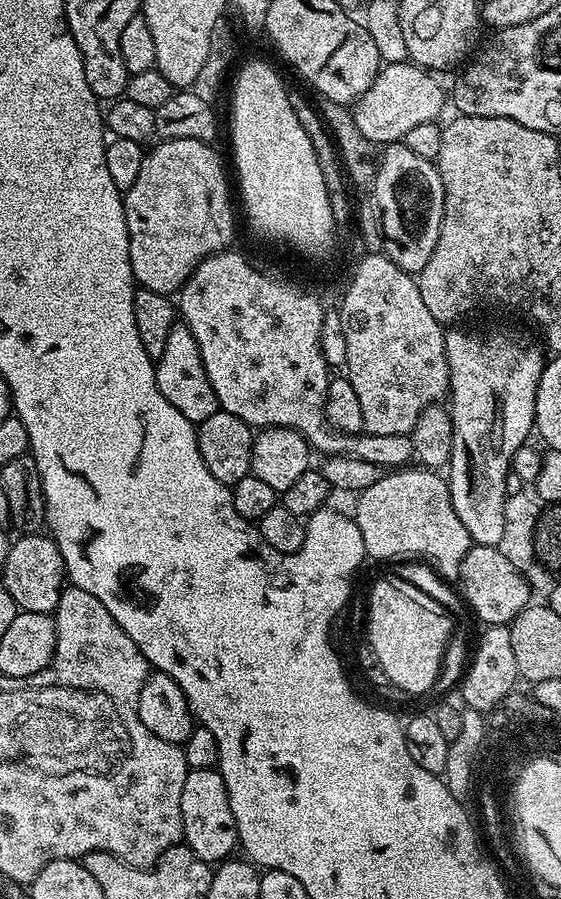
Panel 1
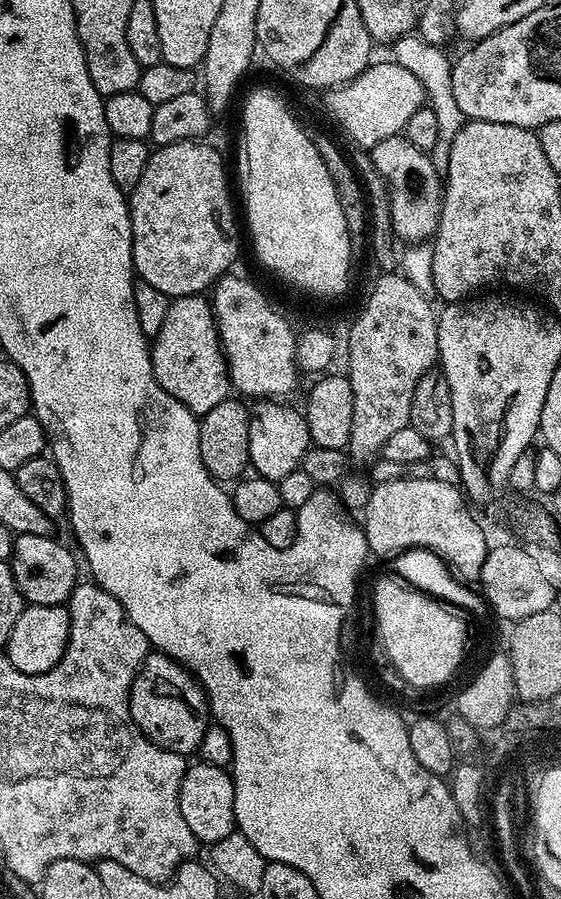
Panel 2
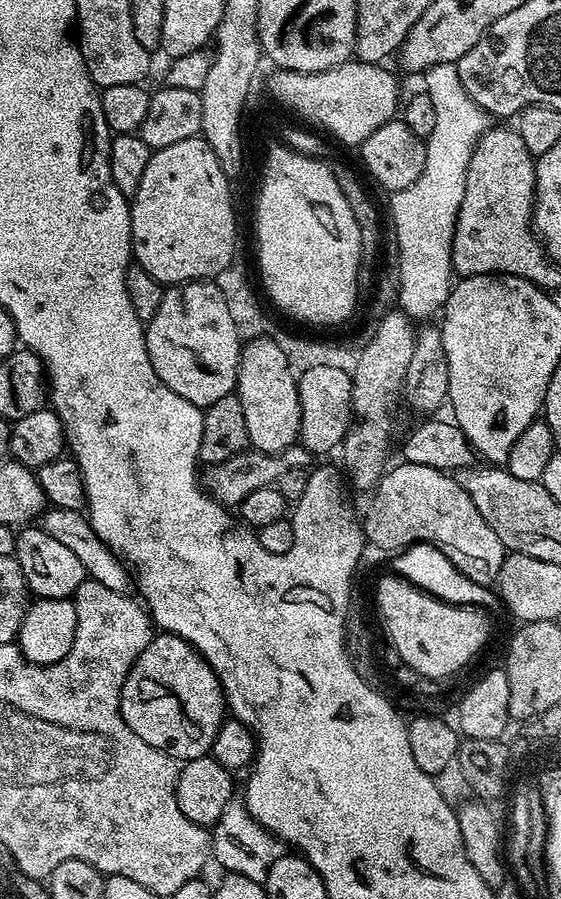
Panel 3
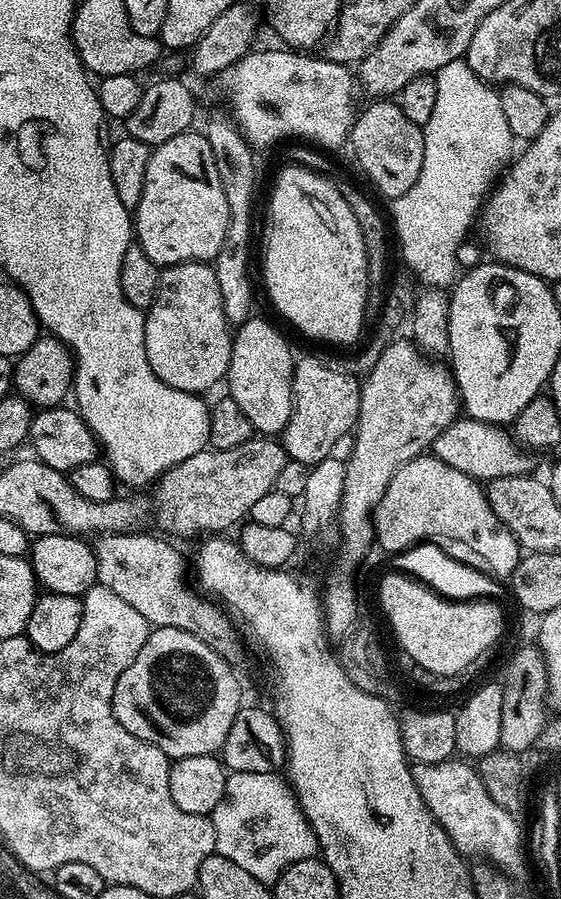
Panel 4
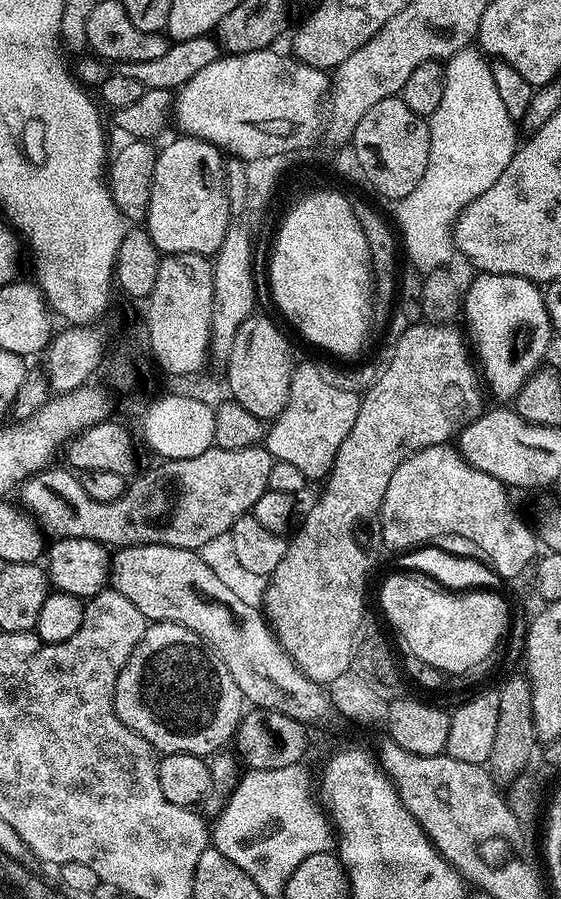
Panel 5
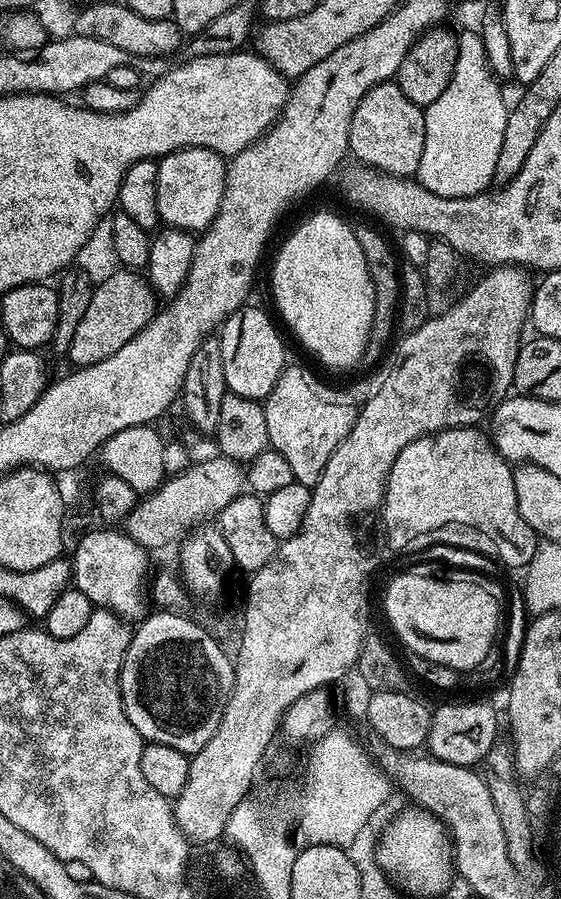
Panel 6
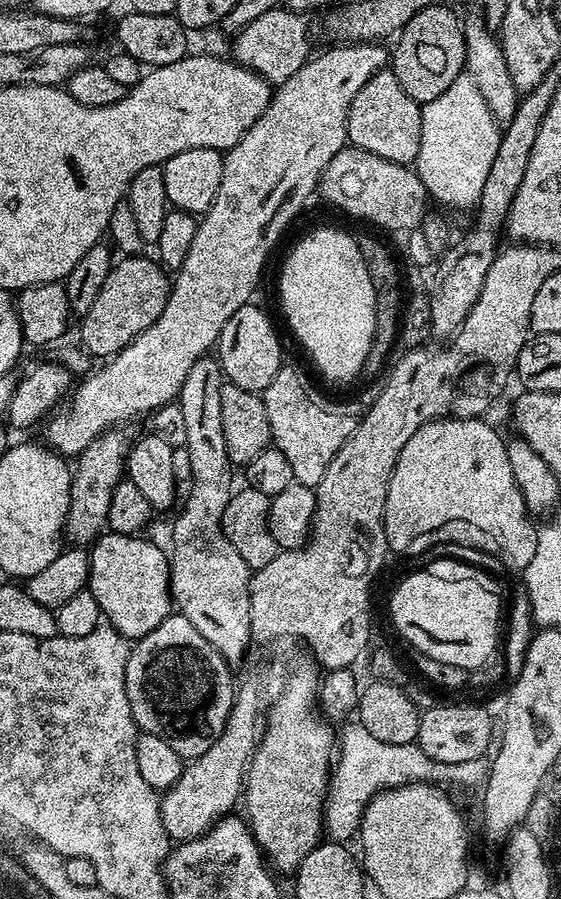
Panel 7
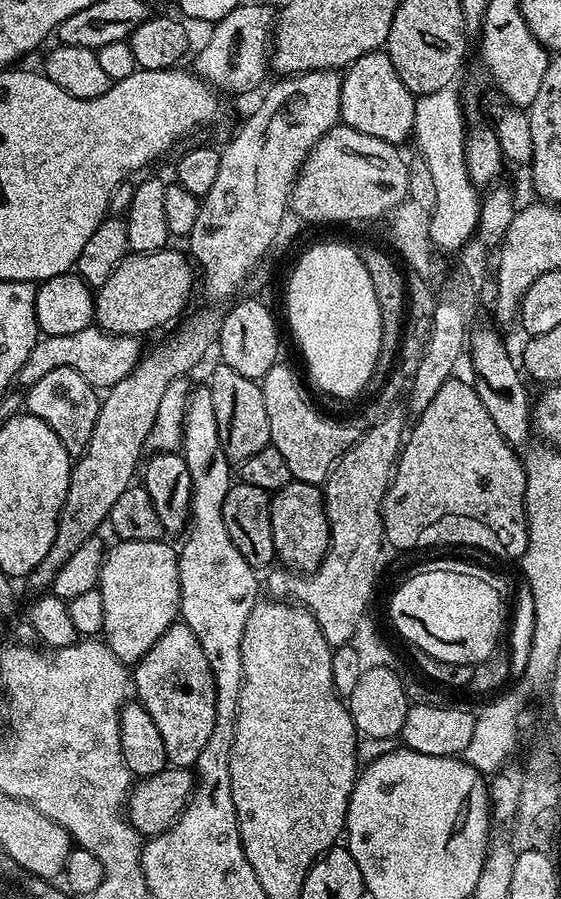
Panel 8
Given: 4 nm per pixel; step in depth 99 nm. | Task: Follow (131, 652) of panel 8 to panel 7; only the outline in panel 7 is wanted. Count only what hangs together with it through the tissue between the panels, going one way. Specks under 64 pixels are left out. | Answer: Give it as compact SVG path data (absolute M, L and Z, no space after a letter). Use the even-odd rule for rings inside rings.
M117 532L101 535L91 545L88 557L88 587L98 602L103 619L130 642L141 640L173 611L168 586L170 556L143 535L123 536Z

